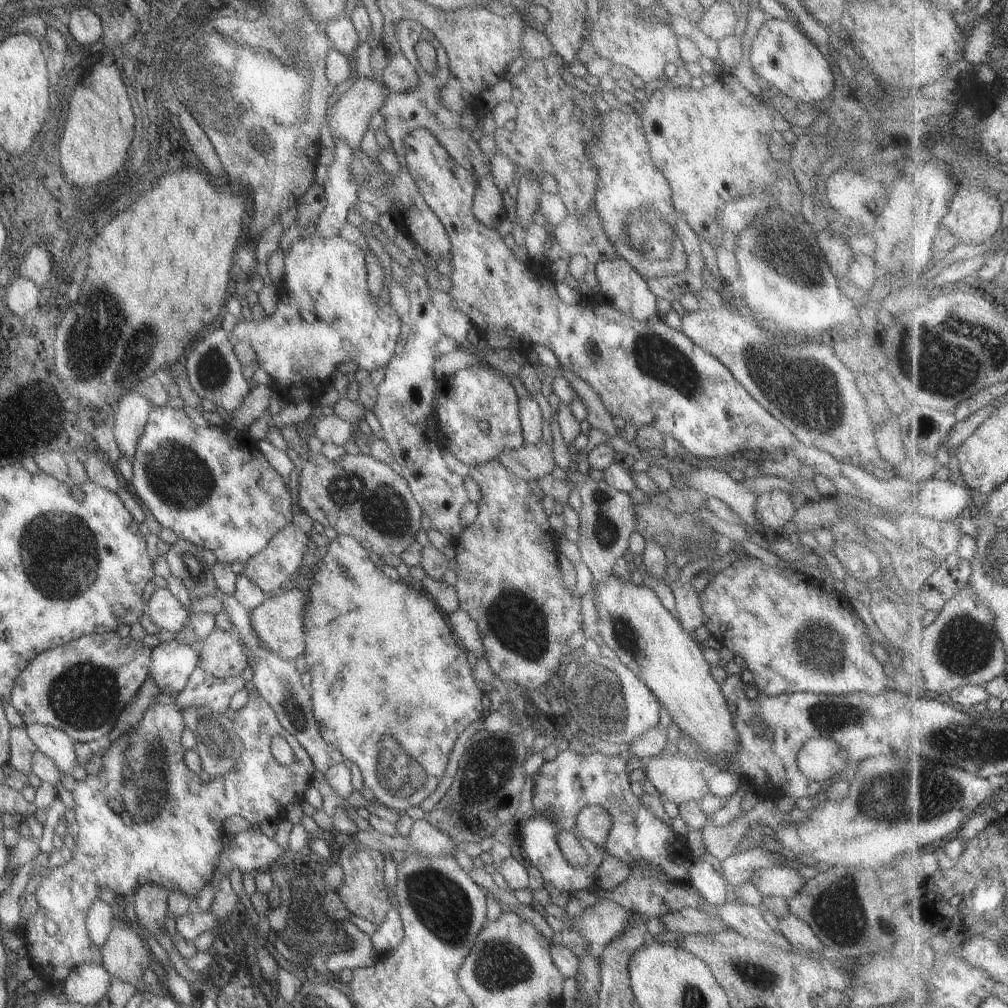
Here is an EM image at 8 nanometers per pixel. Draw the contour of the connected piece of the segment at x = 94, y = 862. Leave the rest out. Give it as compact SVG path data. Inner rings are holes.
M255 691L249 693L247 702L233 714L232 727L239 742L242 744L242 751L240 755L236 758L234 765L221 777L213 777L209 782L204 782L199 779L196 774L193 774L184 763L183 753L184 748L181 746L180 738L182 735L182 730L185 728L184 722L182 721L182 712L173 703L161 704L160 700L151 703L143 713L143 716L139 719L139 722L127 733L122 734L117 740L109 743L109 747L105 751L102 751L102 767L101 770L91 775L86 775L82 782L76 782L75 787L71 790L75 806L72 808L75 820L77 822L77 829L72 833L75 841L75 846L71 851L70 858L67 860L66 864L58 867L53 867L49 876L41 880L39 888L37 888L34 893L34 898L37 903L37 909L33 913L27 914L26 925L23 928L22 936L24 940L24 947L26 948L27 958L31 964L31 968L34 971L35 976L42 979L47 985L49 985L53 980L64 981L67 975L73 970L77 965L83 963L93 963L100 964L100 946L90 945L89 938L85 930L85 914L89 906L91 906L93 900L97 898L97 893L101 888L107 888L114 892L115 899L118 903L123 902L123 897L130 894L134 894L136 888L141 885L152 884L163 887L168 894L169 893L183 893L190 899L195 897L200 890L210 882L212 874L214 873L214 862L222 851L222 832L223 828L221 822L225 820L228 816L241 816L245 818L250 824L259 825L262 821L272 821L277 822L282 819L285 806L287 804L298 802L303 796L304 792L310 788L313 773L315 772L312 767L312 762L308 757L302 746L293 738L292 734L289 734L279 723L277 717L271 707L259 696ZM273 736L281 736L290 746L294 760L287 765L279 765L271 756L269 752L269 742ZM109 800L116 800L123 807L120 814L113 814L113 812L107 808L107 802Z

